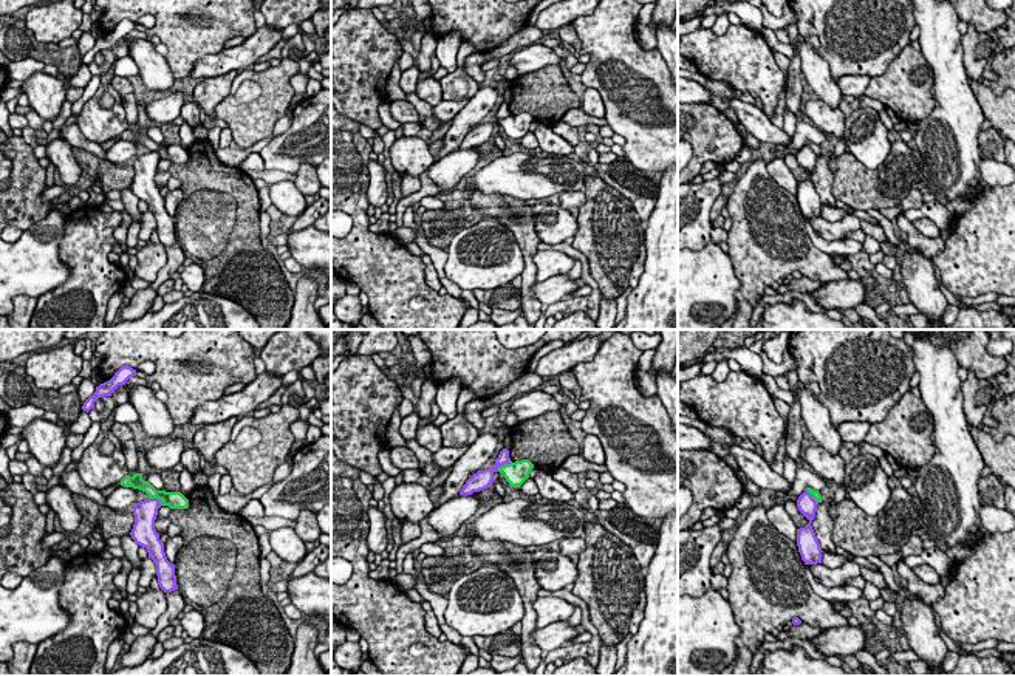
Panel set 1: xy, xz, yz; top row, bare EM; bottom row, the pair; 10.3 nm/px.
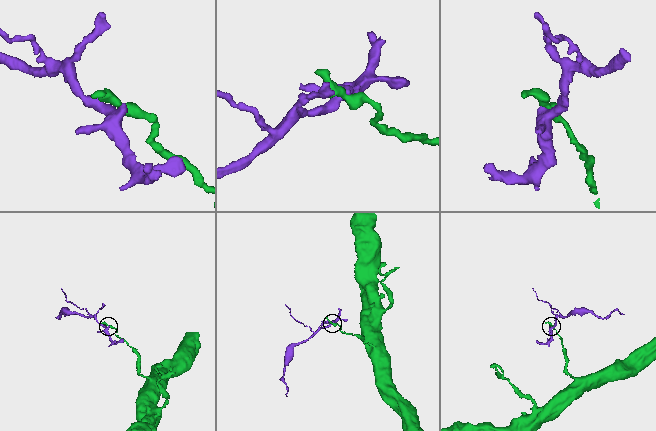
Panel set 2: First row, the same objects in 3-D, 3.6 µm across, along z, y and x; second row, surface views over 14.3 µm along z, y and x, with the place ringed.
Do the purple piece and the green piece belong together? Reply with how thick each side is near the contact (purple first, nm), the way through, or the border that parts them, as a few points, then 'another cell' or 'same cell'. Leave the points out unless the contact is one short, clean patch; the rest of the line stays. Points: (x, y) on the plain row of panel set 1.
190 nm thick on the purple side, 240 nm on the other; border along xz (511, 115), (497, 124); another cell

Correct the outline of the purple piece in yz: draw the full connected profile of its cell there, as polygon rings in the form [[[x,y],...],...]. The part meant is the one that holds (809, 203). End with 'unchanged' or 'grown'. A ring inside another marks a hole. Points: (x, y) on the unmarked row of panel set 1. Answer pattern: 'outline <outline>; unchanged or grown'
outline [[[805,144],[798,153],[797,161],[798,164],[809,173],[805,181],[797,183],[797,200],[805,218],[817,218],[822,217],[822,201],[815,190],[815,186],[811,179],[818,156],[812,152],[812,149]]]; unchanged

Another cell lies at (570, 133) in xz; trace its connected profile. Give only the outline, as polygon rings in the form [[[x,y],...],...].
[[[559,122],[552,127],[552,131],[568,141],[572,147],[579,144],[579,128],[566,122]]]

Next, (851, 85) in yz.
[[[842,76],[837,84],[845,96],[860,97],[870,84],[868,76]]]

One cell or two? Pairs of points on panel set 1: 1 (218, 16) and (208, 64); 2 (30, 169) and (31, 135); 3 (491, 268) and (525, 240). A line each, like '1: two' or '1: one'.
1: two
2: two
3: two

